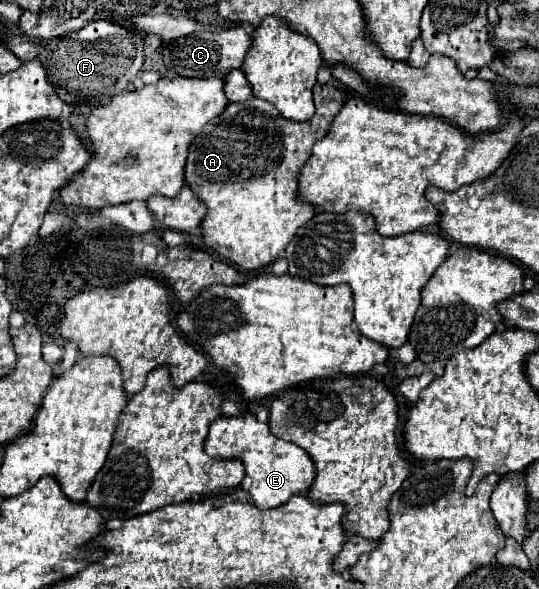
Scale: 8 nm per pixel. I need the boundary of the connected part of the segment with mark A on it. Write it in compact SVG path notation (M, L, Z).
M316 83L312 93L316 113L310 121L302 125L284 119L272 103L256 97L240 103L228 103L224 113L220 113L220 117L204 125L204 129L198 133L198 137L194 137L188 149L184 181L196 193L196 197L206 205L206 217L200 225L202 239L212 251L216 251L220 257L232 261L244 271L254 271L270 265L278 257L278 253L286 249L288 241L292 241L296 229L312 219L312 205L296 201L296 189L298 189L296 179L302 165L308 161L314 141L326 135L332 119L344 105L342 93L332 85Z

